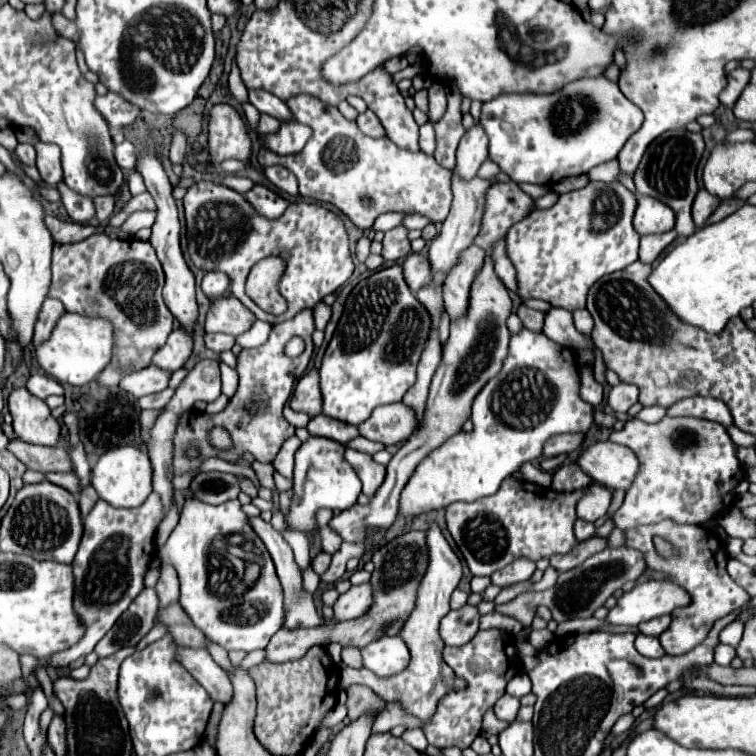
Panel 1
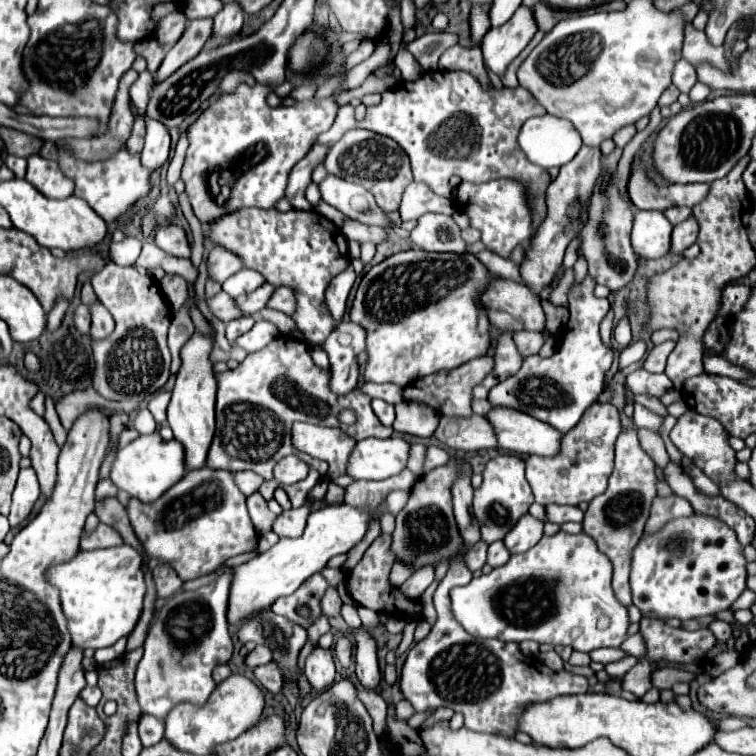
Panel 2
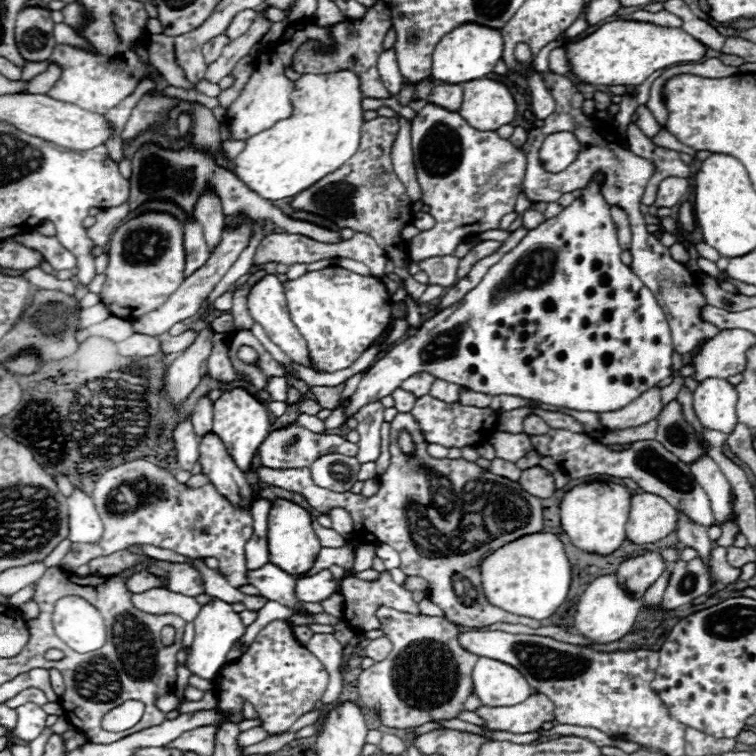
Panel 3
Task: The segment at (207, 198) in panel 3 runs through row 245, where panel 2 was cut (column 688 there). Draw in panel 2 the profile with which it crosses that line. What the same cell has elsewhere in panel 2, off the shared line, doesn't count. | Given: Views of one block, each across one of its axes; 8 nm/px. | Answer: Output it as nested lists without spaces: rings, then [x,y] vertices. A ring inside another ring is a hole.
[[[668,208],[668,210],[664,212],[664,216],[666,216],[672,224],[680,224],[682,220],[688,220],[690,214],[692,214],[690,208]]]

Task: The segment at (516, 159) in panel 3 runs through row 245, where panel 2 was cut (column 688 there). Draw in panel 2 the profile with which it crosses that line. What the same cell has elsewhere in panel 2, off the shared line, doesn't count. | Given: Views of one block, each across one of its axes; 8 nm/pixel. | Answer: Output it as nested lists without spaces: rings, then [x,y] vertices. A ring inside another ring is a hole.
[[[688,410],[686,414],[682,414],[676,422],[676,426],[670,430],[670,440],[674,442],[674,446],[686,456],[690,458],[710,480],[714,480],[716,484],[728,484],[728,482],[736,482],[738,476],[734,472],[736,468],[736,452],[728,446],[726,442],[726,434],[724,428],[718,420],[702,416],[698,412]]]

